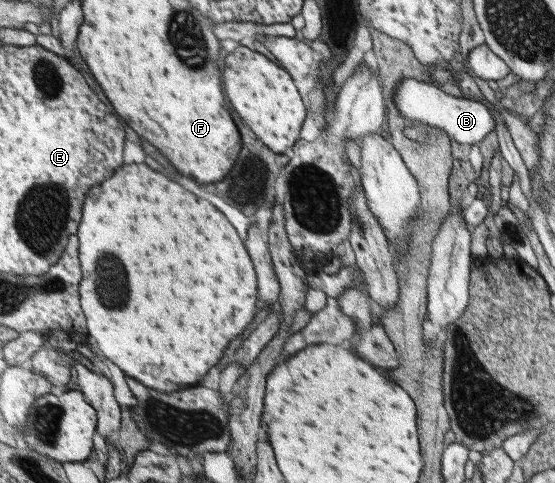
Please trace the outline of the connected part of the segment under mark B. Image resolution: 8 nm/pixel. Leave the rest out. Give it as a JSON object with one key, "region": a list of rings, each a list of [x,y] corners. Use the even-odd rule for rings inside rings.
{"region":[[[413,78],[401,81],[397,85],[396,92],[393,93],[393,101],[401,116],[405,117],[410,123],[421,123],[427,126],[433,126],[443,130],[453,138],[453,141],[461,144],[473,145],[483,139],[489,131],[495,127],[492,111],[487,111],[485,103],[449,95],[439,90],[431,82],[414,80]]]}

